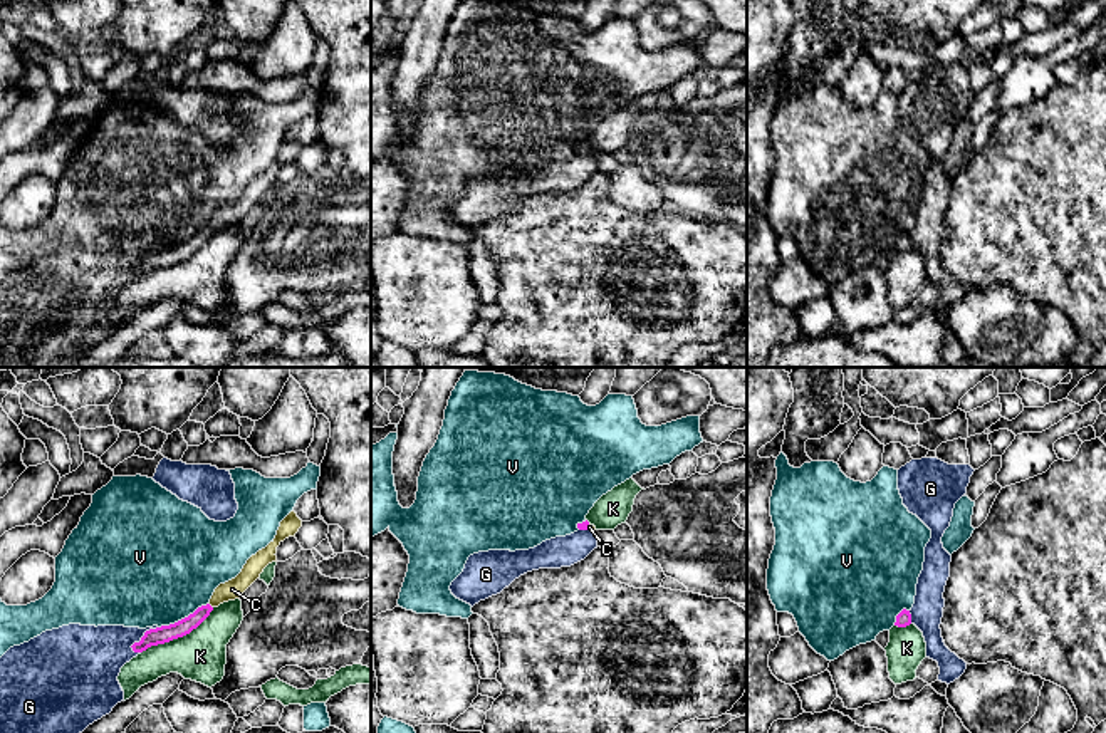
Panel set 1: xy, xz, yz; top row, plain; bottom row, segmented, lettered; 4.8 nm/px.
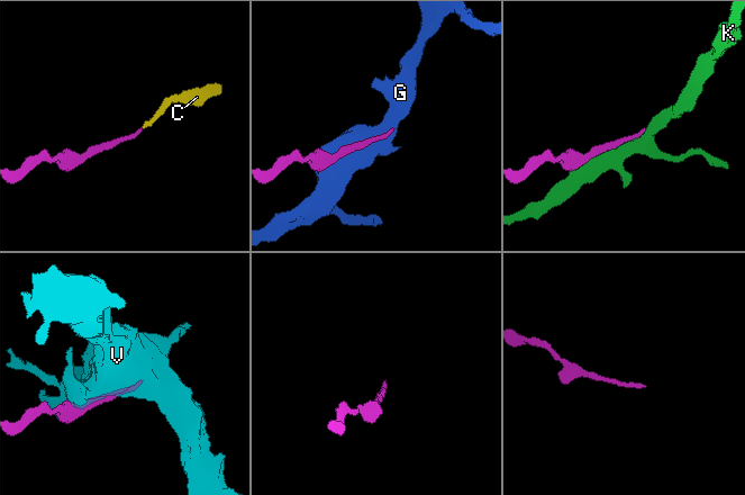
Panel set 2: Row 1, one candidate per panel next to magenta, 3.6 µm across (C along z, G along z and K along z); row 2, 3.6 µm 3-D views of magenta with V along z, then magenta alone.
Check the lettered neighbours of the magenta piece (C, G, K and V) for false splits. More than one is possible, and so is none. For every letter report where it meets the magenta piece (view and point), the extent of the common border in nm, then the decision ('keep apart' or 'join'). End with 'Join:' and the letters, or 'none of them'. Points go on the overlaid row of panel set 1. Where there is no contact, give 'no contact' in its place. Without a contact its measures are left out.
C: contact xy (210, 606); length 40 nm; join
G: contact xy (141, 638); length 170 nm; keep apart
K: contact xy (178, 636); length 420 nm; keep apart
V: contact xy (182, 619); length 260 nm; keep apart
Join: C

